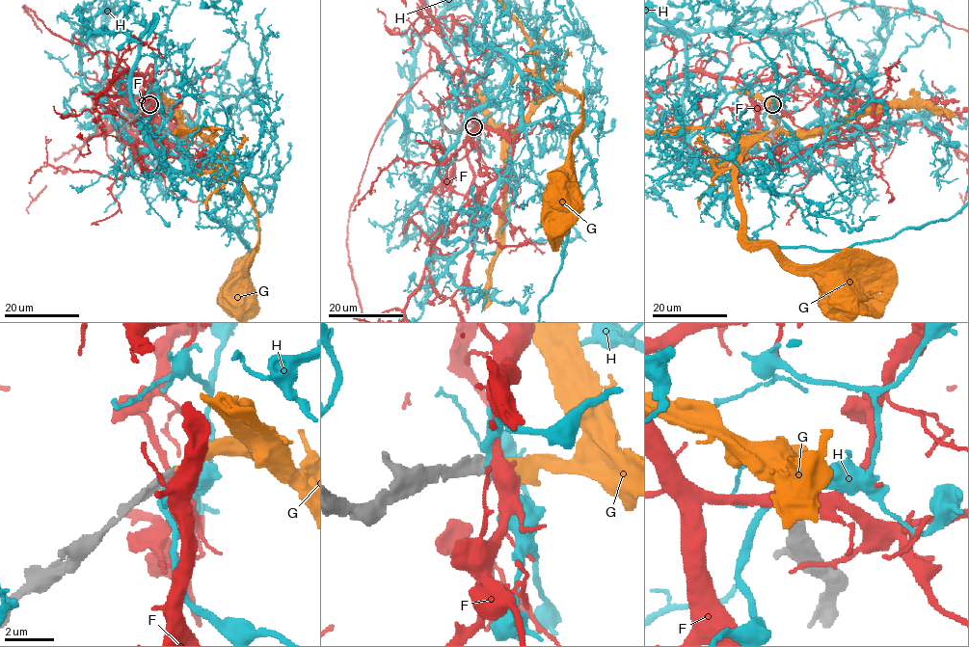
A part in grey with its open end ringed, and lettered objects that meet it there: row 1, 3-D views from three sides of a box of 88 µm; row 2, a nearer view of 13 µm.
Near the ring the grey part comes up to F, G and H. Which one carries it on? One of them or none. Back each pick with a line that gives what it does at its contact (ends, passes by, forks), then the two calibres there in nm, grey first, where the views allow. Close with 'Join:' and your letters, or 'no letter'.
G: It ends there. Thickness 400 nm (grey) against 400 nm
Join: G

